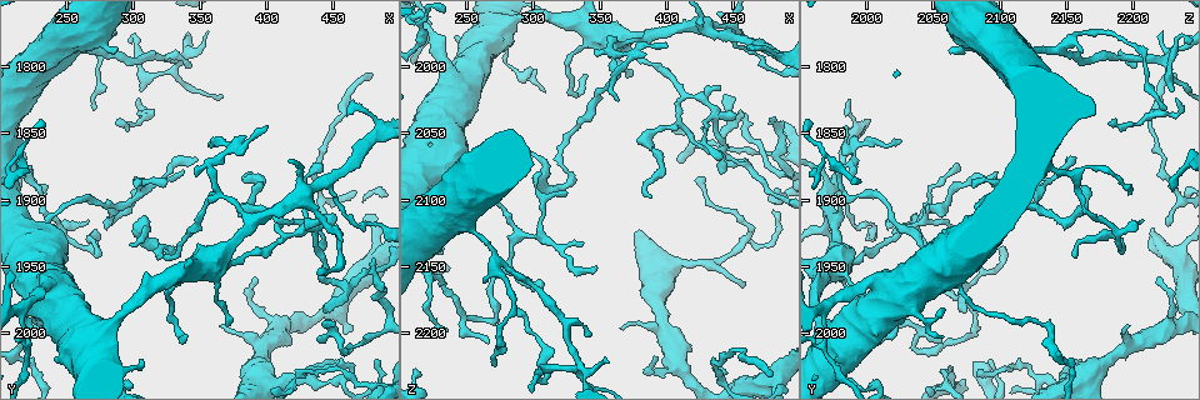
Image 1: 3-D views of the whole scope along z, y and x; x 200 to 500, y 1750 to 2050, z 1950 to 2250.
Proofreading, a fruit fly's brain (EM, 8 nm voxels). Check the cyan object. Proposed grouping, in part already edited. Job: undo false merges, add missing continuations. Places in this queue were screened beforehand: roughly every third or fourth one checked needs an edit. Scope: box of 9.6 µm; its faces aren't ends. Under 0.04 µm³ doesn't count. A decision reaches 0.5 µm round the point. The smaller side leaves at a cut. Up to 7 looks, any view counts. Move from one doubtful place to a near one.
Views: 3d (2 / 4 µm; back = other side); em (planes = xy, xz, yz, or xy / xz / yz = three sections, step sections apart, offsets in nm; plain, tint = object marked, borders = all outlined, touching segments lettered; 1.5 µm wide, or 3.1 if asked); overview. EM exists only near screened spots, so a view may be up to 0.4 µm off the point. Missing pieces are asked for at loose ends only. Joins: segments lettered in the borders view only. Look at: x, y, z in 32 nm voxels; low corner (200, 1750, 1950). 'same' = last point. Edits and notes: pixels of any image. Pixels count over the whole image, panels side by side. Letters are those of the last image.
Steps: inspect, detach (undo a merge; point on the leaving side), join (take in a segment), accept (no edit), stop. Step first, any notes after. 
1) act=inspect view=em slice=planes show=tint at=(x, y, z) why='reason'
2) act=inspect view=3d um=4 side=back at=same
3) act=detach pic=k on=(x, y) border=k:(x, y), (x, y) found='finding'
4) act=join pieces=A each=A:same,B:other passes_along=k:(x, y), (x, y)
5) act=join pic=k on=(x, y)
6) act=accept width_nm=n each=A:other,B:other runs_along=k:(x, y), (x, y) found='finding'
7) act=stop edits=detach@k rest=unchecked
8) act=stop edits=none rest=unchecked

act=inspect view=em slice=xy step=4 show=borders at=(368, 1900, 1984)

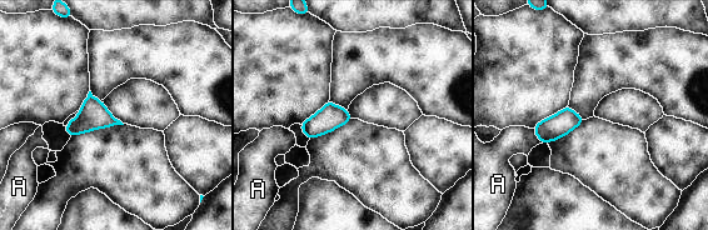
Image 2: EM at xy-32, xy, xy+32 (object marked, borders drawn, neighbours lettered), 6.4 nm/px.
act=accept width_nm=90 each=A:other border=2:(532, 129), (542, 143) found='continuous, no second neuron'

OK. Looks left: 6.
act=inspect view=em slice=planes show=borders at=(412, 1928, 2022) why='side arm on a straight run'

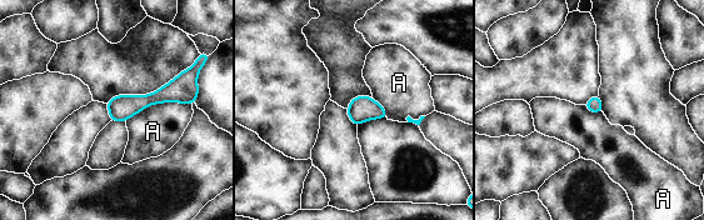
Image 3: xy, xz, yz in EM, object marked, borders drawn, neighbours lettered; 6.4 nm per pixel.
act=accept width_nm=100 longest_contact=A:440nm each=A:other found='one neuron here'

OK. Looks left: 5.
act=inspect view=3d um=2 at=(306, 1888, 2164) why='tapers out'

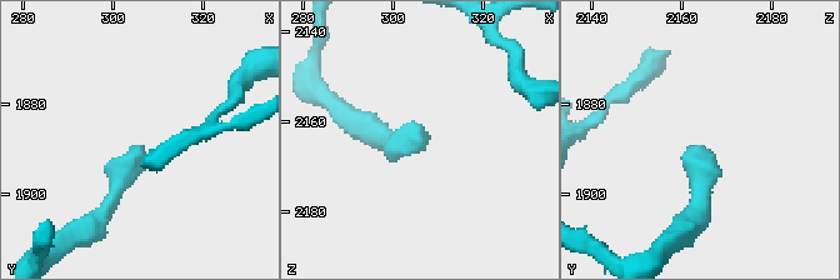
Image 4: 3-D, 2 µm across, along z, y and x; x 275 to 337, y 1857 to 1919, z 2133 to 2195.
act=inspect view=em slice=xy step=8 show=borders at=(305, 1889, 2164)

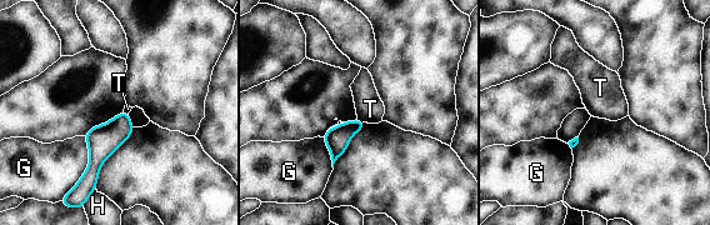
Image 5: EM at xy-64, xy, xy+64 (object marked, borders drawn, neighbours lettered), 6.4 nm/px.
act=inspect view=em slice=planes show=borders at=same why='cut it another way'

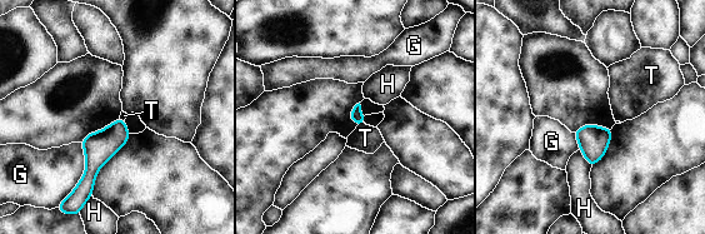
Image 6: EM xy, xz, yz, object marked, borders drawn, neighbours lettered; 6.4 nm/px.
act=accept each=G:other,H:other,T:other border=6:(364, 123), (356, 127) found='no lettered segment goes on from it'

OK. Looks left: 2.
act=stop edits=none rest=unchecked

